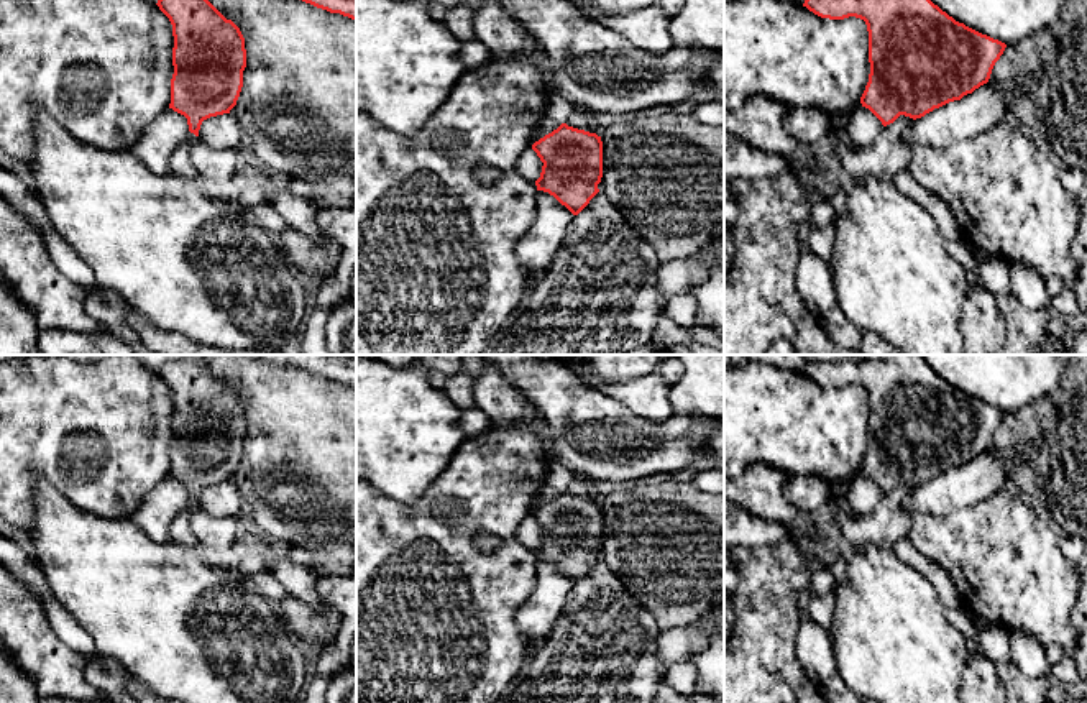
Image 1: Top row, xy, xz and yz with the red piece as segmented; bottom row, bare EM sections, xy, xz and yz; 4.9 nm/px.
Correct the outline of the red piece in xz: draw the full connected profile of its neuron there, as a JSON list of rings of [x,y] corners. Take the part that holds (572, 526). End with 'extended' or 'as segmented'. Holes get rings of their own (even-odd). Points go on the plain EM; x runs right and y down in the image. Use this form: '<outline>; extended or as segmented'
[[[562,491],[532,512],[544,531],[537,558],[548,560],[578,583],[599,560],[603,509],[596,501]]]; as segmented

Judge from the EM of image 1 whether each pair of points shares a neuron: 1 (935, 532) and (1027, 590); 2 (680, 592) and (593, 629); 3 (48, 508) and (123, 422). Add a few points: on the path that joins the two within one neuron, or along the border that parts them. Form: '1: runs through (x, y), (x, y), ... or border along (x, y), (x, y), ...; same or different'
1: runs through (958, 542), (986, 549), (1004, 567); same
2: border along (618, 577), (660, 629); different
3: border along (35, 480), (43, 477), (74, 505), (92, 514); different

